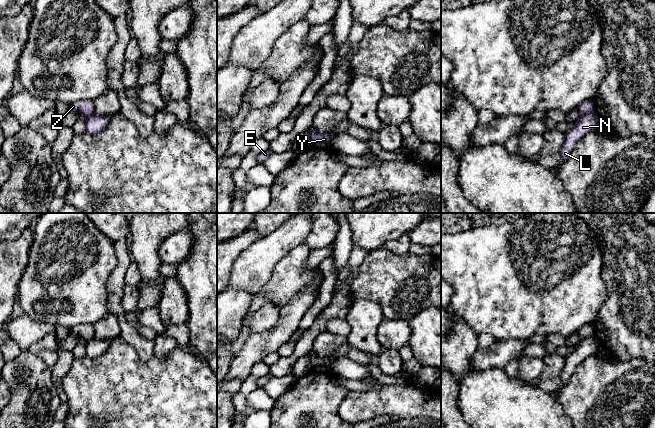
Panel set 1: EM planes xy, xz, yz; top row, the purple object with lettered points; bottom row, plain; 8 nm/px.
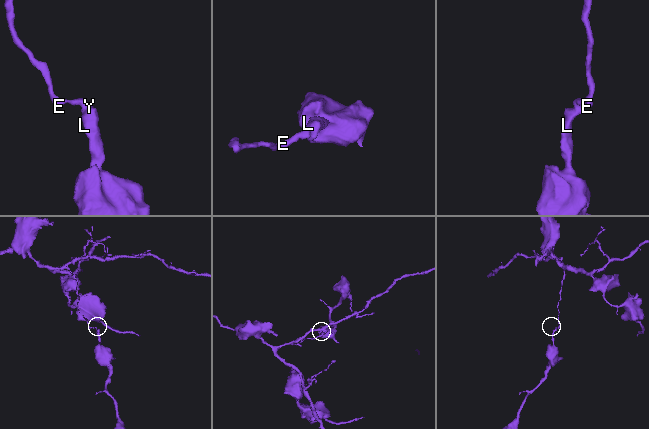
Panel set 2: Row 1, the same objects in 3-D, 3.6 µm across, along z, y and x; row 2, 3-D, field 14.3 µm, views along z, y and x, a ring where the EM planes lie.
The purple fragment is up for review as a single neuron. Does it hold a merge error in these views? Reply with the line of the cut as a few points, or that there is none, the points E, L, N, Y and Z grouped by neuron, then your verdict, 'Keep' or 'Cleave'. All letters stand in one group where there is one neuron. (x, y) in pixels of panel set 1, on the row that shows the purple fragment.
Split along yz (594, 112), (589, 112), (582, 116). Groups: E Z / L N Y. Cleave

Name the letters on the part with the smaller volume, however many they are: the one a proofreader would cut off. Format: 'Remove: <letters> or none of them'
Remove: L, N, Y

